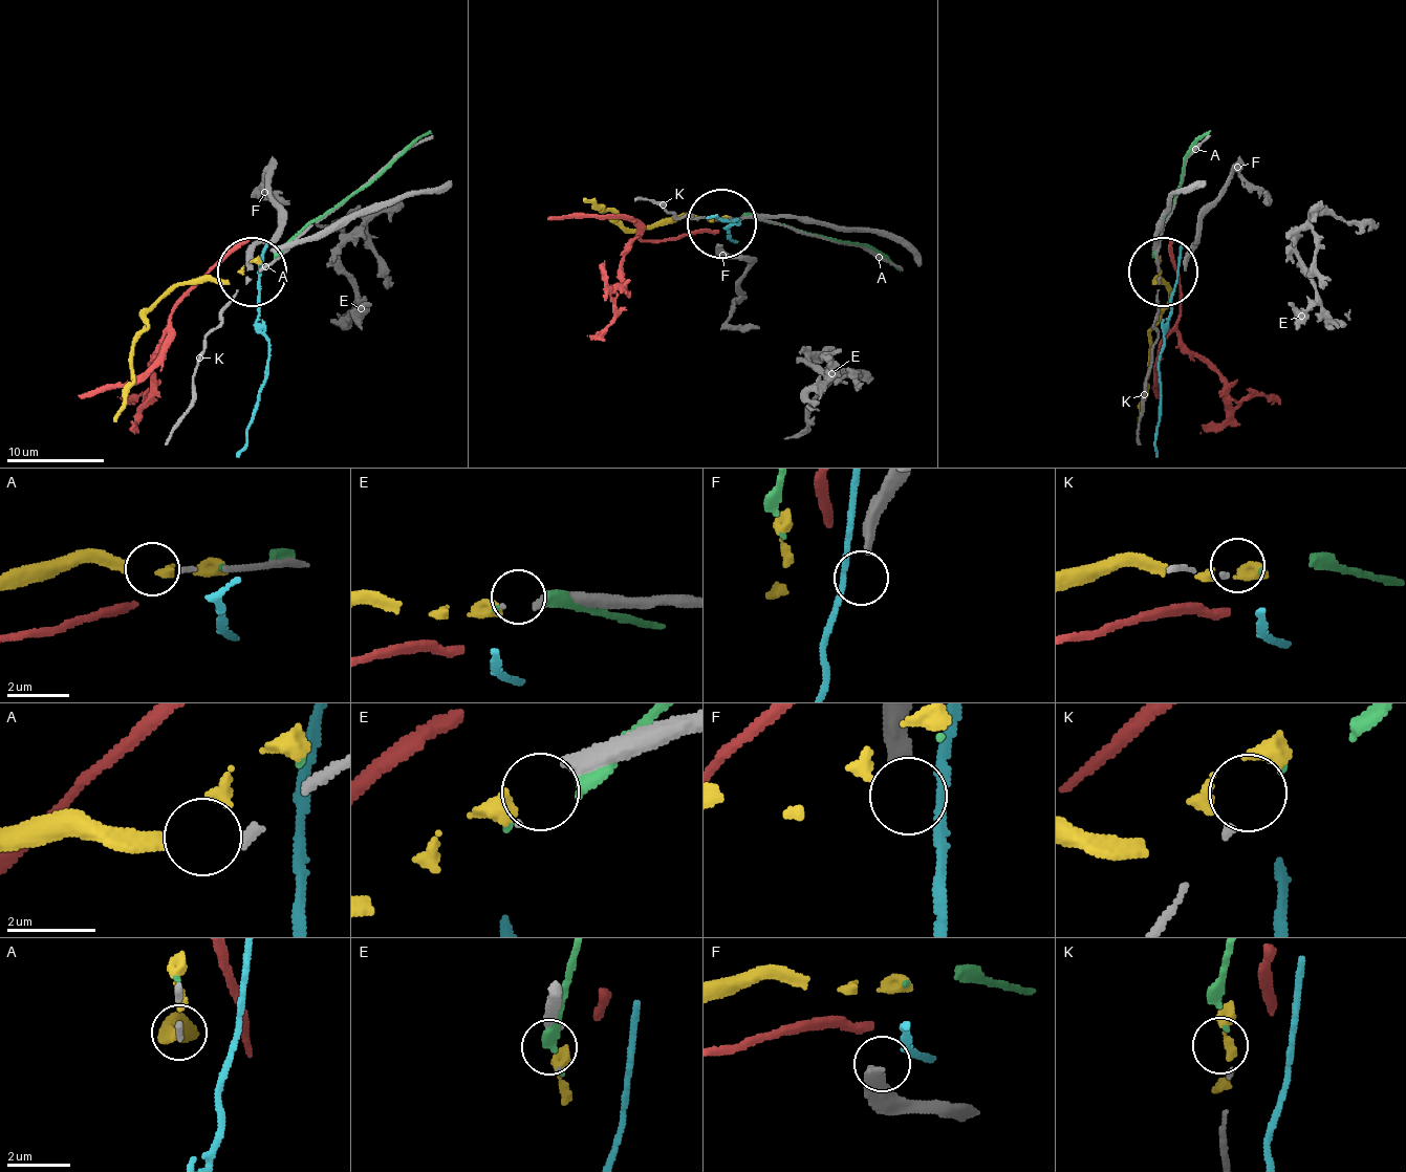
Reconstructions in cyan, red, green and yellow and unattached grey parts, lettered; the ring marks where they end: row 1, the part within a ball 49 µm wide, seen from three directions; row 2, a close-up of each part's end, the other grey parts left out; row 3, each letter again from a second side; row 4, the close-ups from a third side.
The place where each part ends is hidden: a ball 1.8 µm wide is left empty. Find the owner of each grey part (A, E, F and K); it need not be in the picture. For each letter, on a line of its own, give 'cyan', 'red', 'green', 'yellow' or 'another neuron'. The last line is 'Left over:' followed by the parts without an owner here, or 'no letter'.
A: another neuron
E: yellow
F: another neuron
K: green
Left over: A, F

